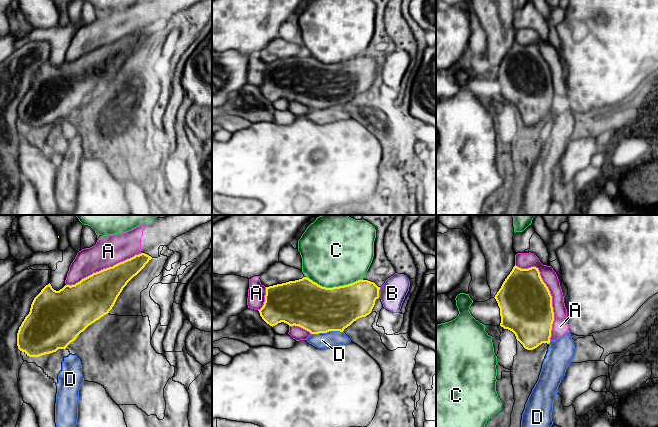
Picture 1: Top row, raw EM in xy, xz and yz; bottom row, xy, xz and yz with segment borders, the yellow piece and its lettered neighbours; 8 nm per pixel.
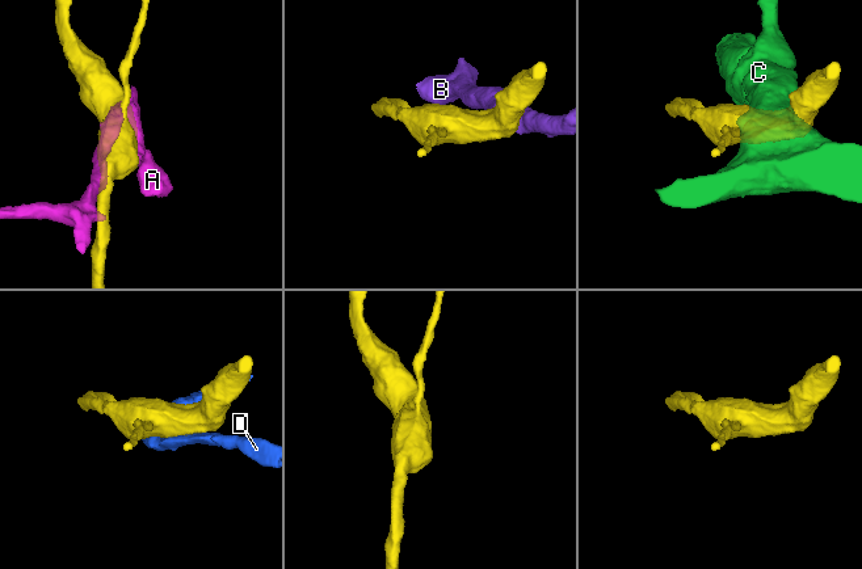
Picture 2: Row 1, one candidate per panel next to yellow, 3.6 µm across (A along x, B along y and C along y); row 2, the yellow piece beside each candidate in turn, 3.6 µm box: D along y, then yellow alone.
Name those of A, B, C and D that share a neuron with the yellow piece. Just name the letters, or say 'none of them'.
D

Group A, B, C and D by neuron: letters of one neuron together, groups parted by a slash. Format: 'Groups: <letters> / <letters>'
Groups: A / B / C / D

